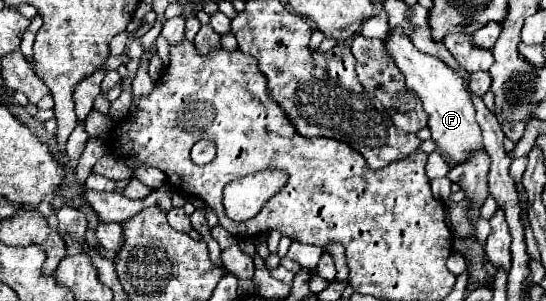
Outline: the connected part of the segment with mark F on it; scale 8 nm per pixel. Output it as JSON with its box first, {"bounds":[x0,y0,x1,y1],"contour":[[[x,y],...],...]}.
{"bounds":[385,30,483,166],"contour":[[[391,30],[391,36],[385,40],[385,48],[397,62],[399,70],[405,74],[407,88],[421,98],[423,108],[429,114],[427,128],[431,130],[431,138],[447,158],[449,166],[463,164],[473,152],[483,150],[483,136],[475,120],[475,106],[465,88],[465,78],[439,58],[419,52],[413,44],[409,44],[409,38],[405,38],[401,30]]]}

